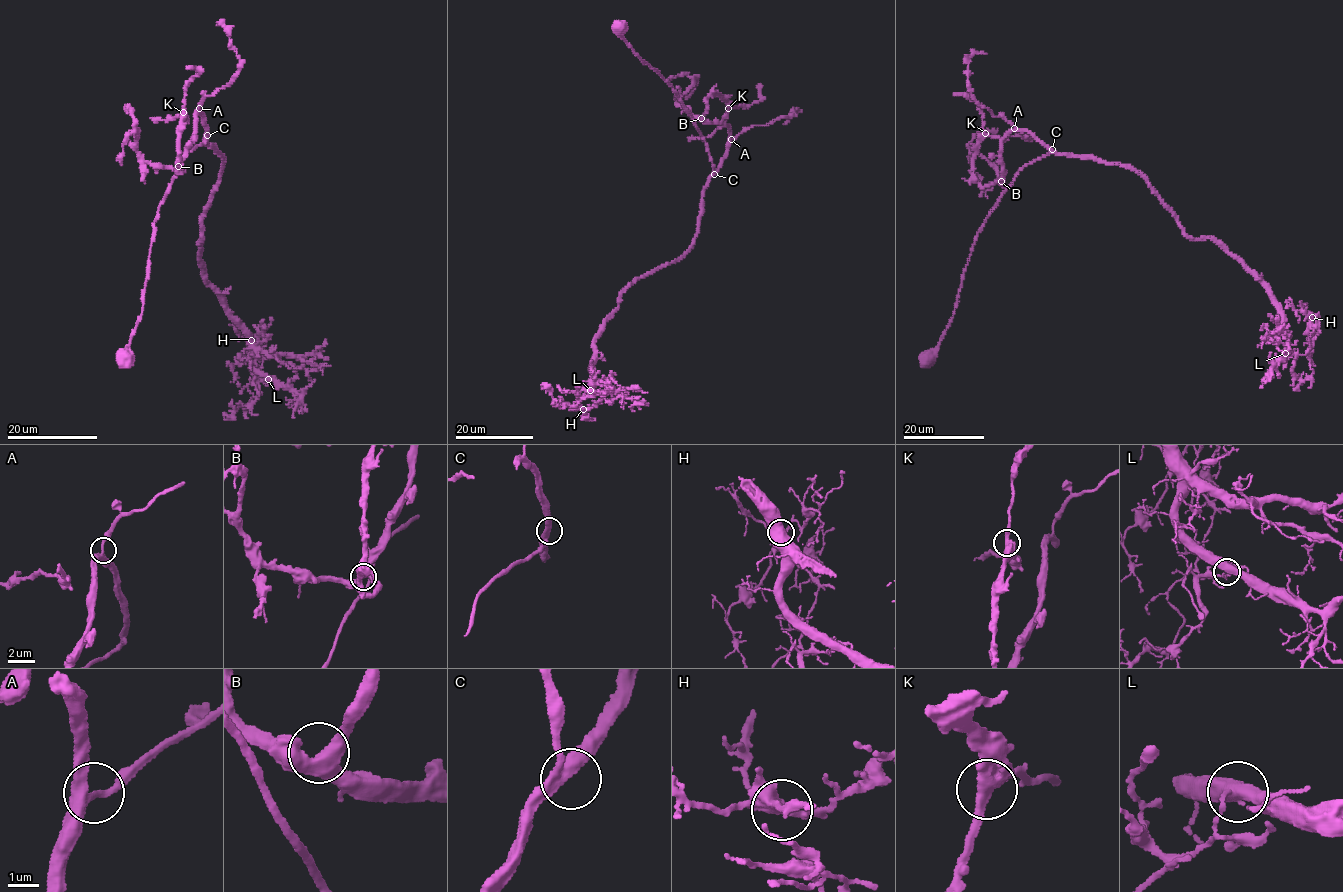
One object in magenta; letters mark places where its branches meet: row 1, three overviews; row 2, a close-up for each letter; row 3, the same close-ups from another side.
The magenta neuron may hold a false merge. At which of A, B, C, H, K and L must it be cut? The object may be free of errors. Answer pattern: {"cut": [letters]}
{"cut": ["L"]}

